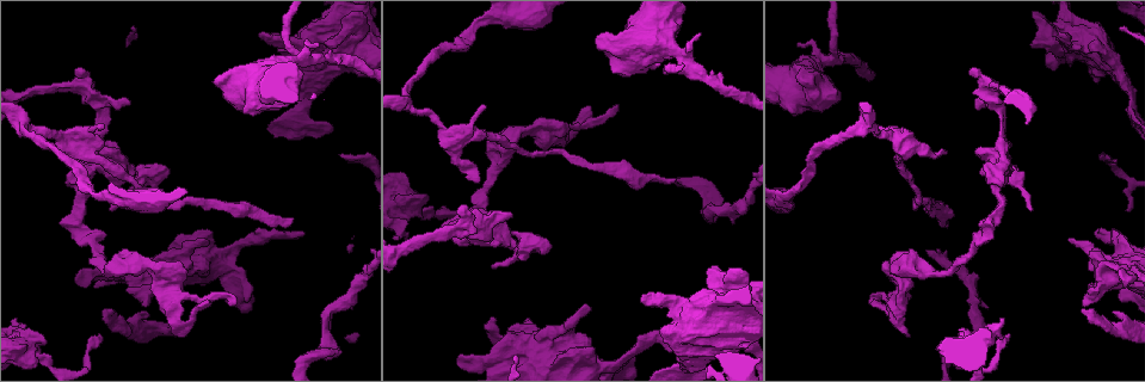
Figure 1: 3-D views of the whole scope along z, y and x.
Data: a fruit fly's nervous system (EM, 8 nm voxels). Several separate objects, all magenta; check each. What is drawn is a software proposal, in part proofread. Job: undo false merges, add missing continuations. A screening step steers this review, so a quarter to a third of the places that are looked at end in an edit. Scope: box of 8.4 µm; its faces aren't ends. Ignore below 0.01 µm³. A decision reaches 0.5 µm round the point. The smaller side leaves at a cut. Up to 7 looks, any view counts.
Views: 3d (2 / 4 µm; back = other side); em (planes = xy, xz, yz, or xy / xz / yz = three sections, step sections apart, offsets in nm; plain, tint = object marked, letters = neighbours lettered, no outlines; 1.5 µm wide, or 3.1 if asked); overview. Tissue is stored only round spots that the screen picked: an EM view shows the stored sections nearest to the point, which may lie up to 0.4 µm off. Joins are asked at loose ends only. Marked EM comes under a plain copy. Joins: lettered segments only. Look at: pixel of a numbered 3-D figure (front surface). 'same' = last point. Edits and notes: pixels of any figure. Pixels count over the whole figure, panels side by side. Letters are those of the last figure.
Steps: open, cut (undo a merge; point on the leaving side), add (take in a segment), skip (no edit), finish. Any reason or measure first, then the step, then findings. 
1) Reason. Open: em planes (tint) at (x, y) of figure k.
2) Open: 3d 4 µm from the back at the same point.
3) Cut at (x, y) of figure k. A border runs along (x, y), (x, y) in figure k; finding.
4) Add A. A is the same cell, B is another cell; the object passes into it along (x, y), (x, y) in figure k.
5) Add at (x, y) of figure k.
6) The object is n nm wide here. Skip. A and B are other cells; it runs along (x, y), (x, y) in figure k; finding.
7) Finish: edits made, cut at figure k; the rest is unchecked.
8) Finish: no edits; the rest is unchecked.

Tapers out. Open: em xy step 8 (letters) at (100, 334) of figure 1.

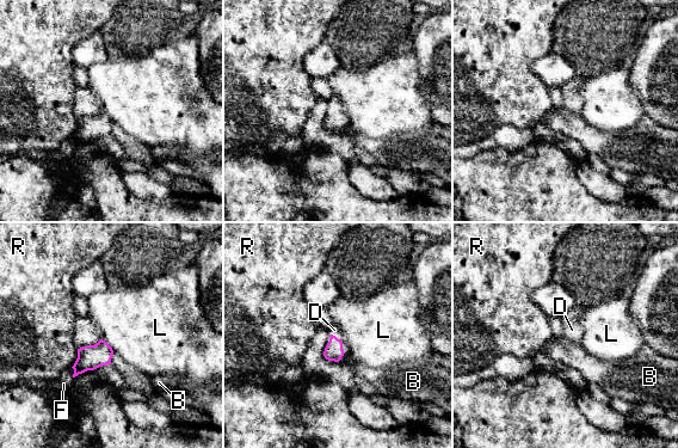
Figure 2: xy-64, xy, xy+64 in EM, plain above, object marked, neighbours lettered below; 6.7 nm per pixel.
Another direction. Open: em planes (letters) at the same point.

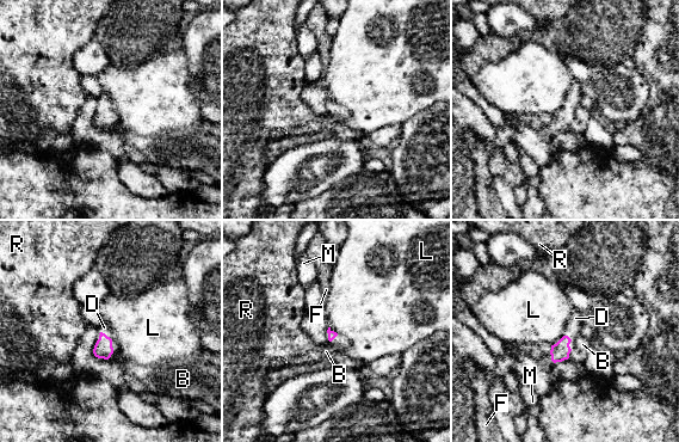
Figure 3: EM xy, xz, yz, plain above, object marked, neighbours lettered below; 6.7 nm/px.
Add at (104, 327) of figure 3. D is the same cell, B, F, L, M and R are other cells; the object passes into it along (103, 349), (111, 341), (104, 327) in figure 3; the neuron continues.

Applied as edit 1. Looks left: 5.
An open end. Open: em planes (letters) at (75, 71) of figure 1.

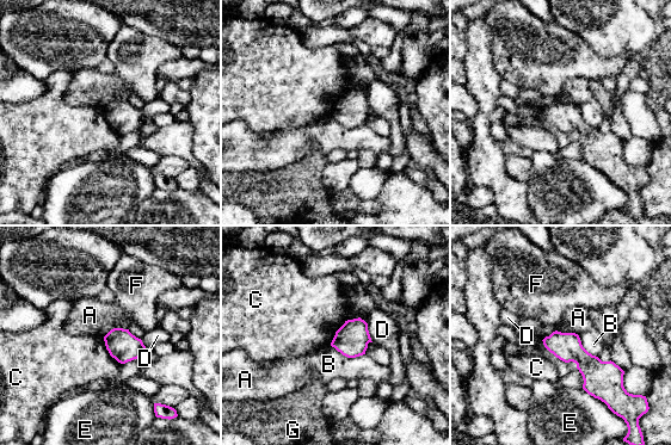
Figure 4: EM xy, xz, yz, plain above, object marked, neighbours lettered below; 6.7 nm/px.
The object is 200 nm wide here; the longest contact is with B, 240 nm. Skip. A, B, C, D, E, F and G are other cells; none of them fits.

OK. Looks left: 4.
Branch stops here. Open: em planes (letters) at (304, 233) of figure 1.

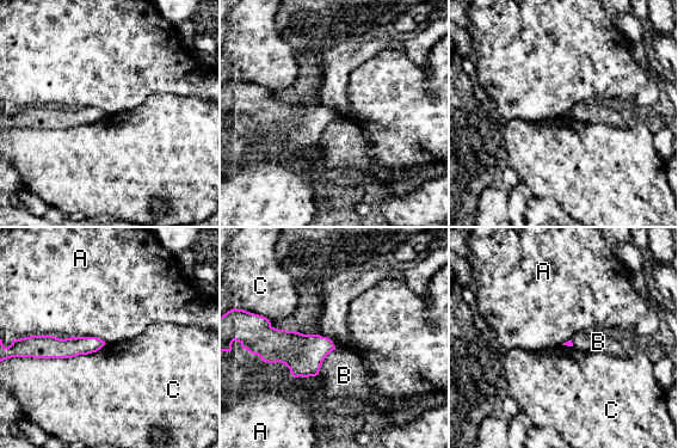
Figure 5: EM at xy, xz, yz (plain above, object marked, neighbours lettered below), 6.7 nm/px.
The longest contact is with C, 550 nm. Skip. A, B and C are other cells; it runs along (100, 343), (68, 348), (34, 348) in figure 5; no lettered segment goes on from it.

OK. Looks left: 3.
Finish: edits made, add at figure 3; the rest is unchecked.

